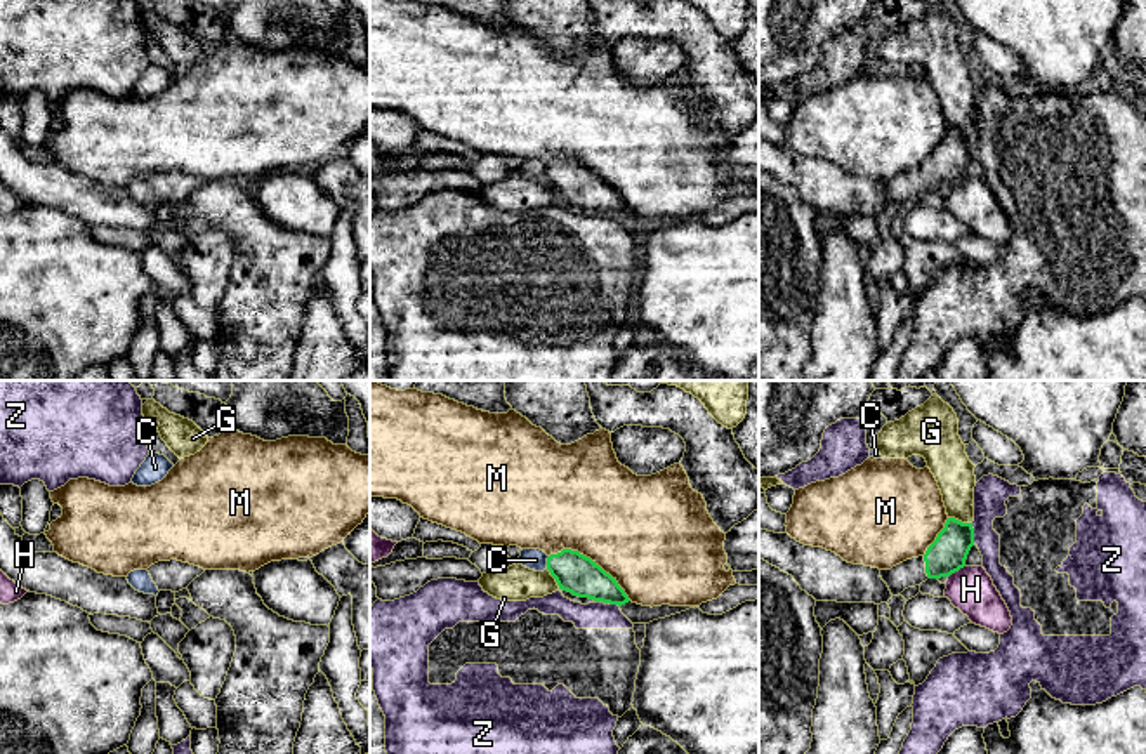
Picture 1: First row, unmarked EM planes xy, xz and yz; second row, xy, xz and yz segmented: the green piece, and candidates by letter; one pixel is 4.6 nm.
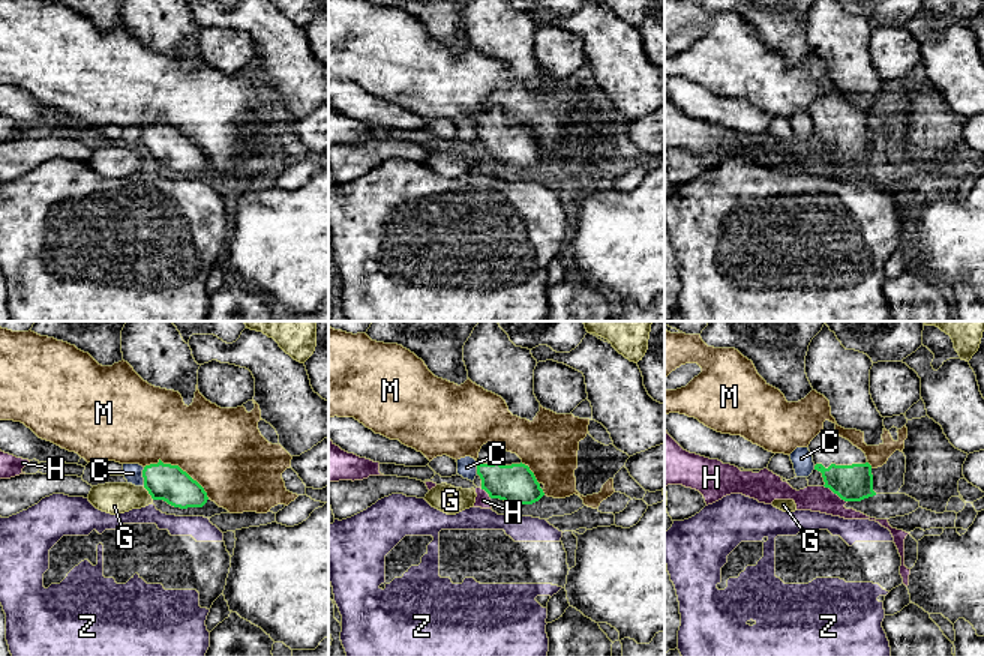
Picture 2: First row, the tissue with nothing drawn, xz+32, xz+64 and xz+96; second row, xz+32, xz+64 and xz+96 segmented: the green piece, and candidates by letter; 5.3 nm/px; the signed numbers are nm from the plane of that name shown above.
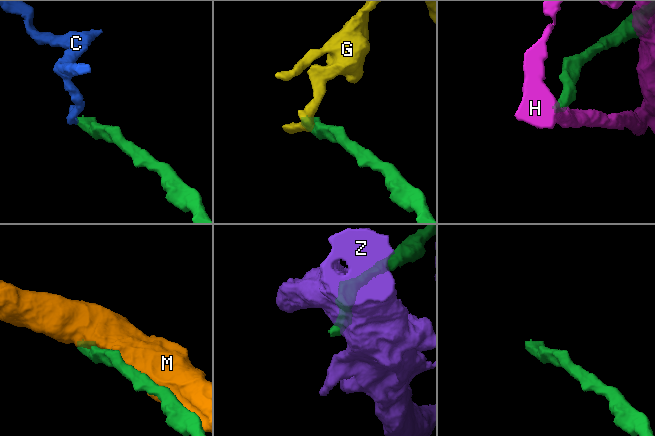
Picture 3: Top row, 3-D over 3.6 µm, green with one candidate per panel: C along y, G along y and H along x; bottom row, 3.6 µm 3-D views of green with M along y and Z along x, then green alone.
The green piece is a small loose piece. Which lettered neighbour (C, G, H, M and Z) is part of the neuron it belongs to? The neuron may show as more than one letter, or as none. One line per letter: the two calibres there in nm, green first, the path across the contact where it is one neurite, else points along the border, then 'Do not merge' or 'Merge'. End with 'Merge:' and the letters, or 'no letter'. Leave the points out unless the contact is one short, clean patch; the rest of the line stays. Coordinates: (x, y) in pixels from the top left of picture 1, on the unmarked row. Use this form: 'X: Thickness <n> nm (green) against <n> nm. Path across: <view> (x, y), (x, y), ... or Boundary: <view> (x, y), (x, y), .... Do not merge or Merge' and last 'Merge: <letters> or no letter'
C: Thickness 190 nm (green) against 100 nm. Boundary: xz (549, 167), (546, 179). Do not merge
G: Thickness 180 nm (green) against 180 nm. Boundary: yz (948, 127), (971, 134). Do not merge
H: Thickness 180 nm (green) against 220 nm. Do not merge
M: Thickness 190 nm (green) against 480 nm. Do not merge
Z: Thickness 180 nm (green) against 160 nm. Boundary: yz (971, 134), (974, 153). Do not merge
Merge: no letter

